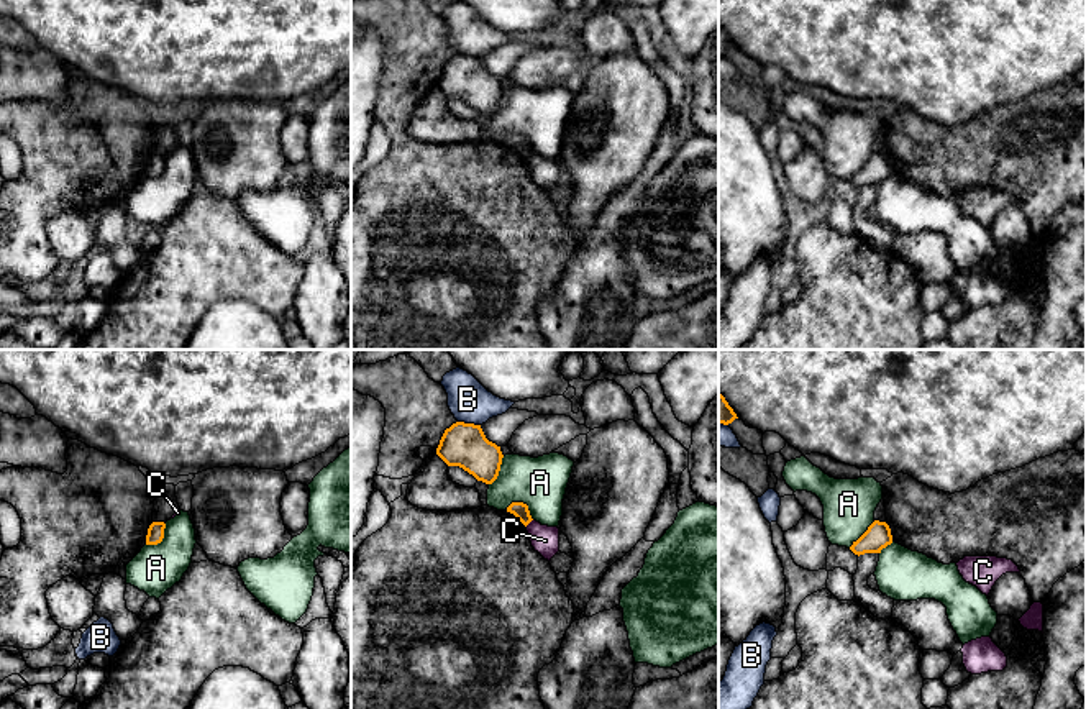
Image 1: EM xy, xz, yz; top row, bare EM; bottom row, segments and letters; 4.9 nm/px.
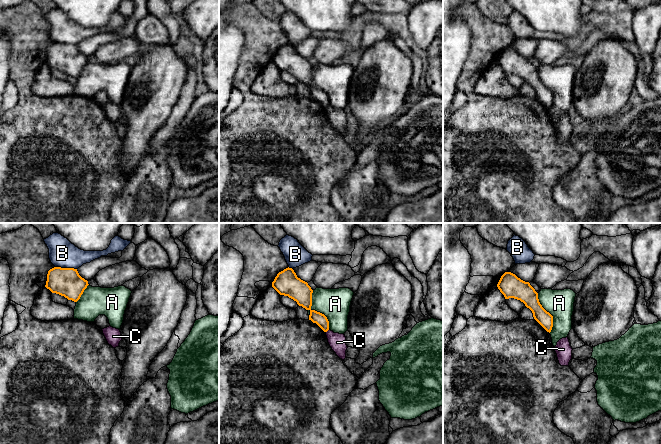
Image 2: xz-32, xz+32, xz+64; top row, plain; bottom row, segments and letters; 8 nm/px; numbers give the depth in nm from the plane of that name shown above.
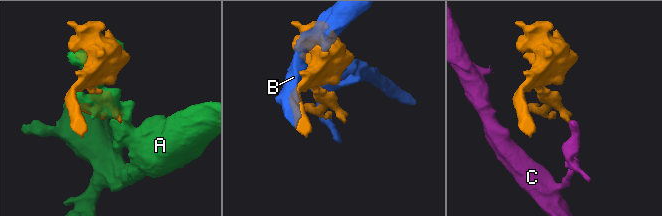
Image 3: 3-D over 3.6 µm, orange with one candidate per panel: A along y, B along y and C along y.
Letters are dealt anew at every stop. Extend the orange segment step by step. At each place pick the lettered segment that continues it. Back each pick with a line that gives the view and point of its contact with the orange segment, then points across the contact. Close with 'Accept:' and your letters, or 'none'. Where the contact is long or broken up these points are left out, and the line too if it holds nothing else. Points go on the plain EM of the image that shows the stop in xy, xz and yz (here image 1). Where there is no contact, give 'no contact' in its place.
Accept: none

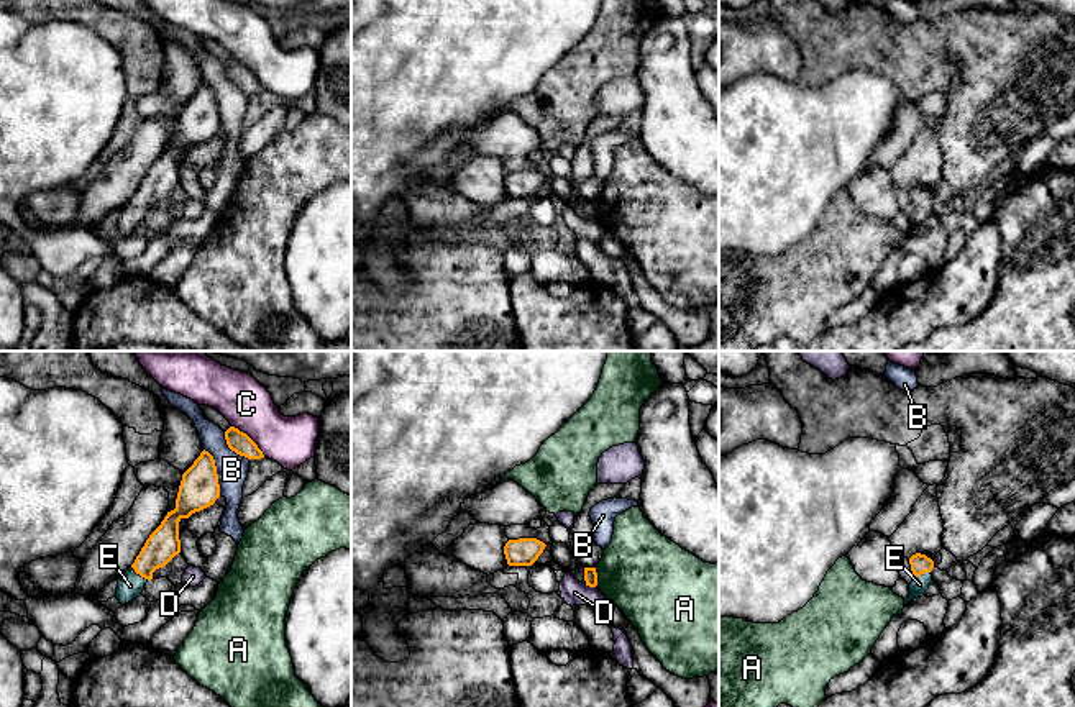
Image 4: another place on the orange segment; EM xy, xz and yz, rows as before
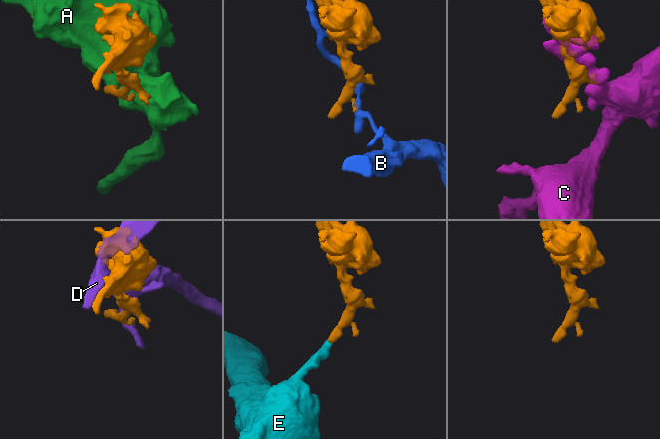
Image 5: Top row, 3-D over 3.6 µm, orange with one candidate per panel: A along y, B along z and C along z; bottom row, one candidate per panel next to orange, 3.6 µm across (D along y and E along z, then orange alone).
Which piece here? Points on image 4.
E: contact xy (140, 207); way xy (163, 177), (140, 207), (130, 218)
Accept: E

